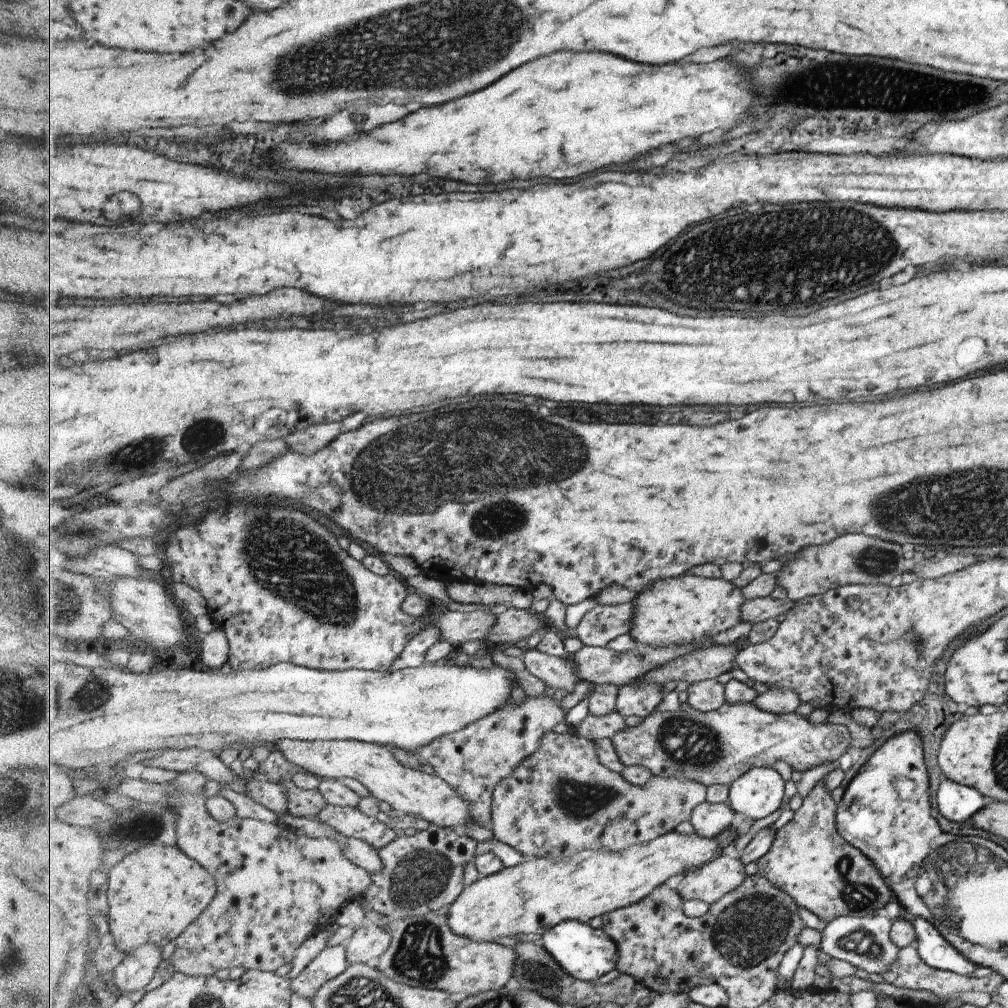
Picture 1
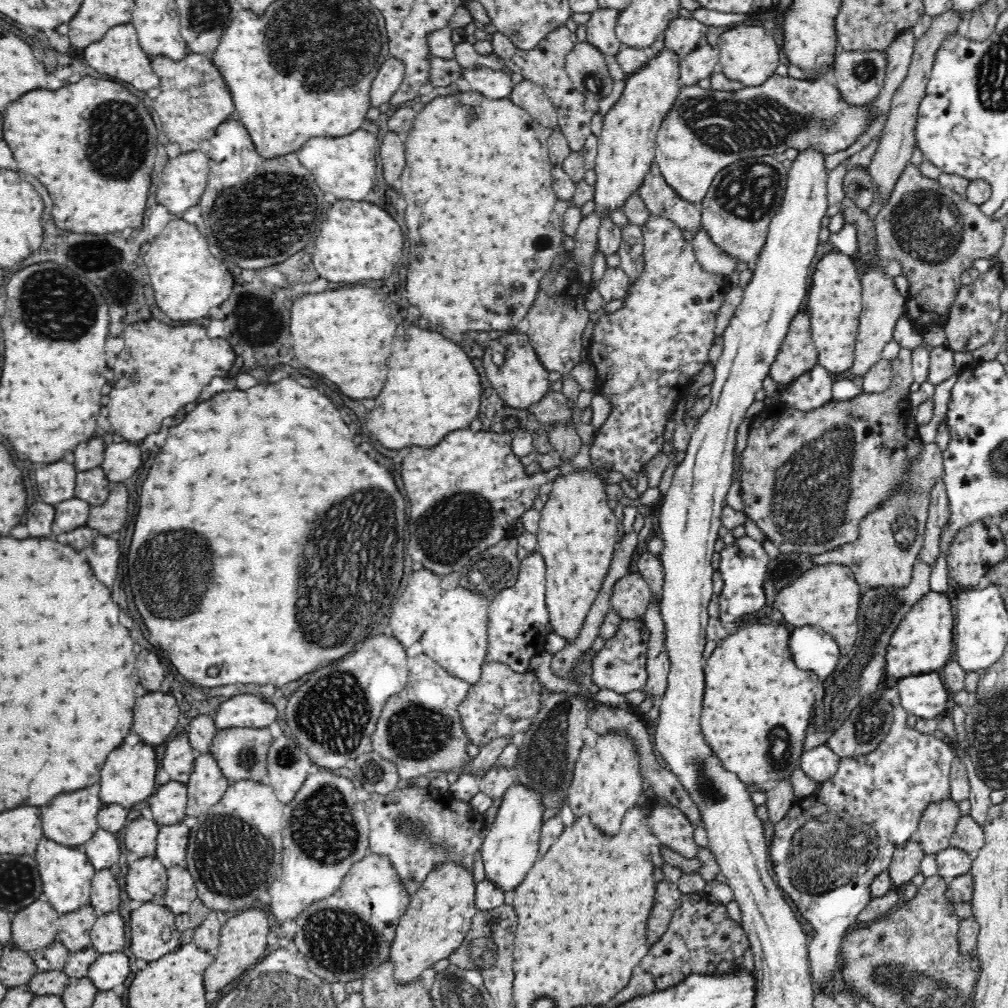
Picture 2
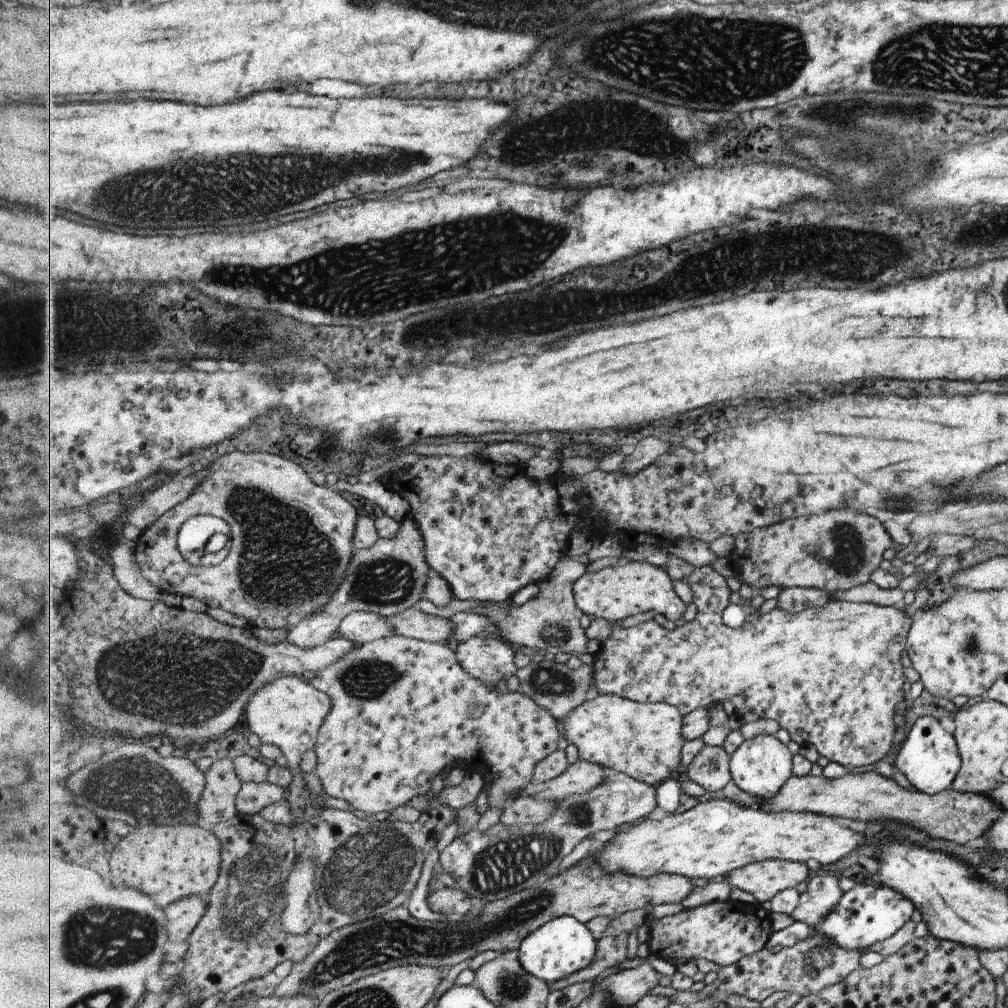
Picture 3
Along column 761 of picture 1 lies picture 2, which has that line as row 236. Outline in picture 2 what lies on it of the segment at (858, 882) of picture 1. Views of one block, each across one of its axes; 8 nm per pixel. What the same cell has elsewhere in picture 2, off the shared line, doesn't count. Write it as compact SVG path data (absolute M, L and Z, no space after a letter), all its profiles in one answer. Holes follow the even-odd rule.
M874 184L874 198L868 211L860 211L857 205L849 199L841 204L843 213L843 226L850 224L856 226L859 253L854 254L855 261L860 268L860 285L862 287L862 312L860 312L859 327L856 337L855 353L852 366L847 370L847 376L860 379L883 358L883 348L892 340L897 320L904 316L904 305L907 297L903 297L894 287L893 277L886 274L885 264L876 256L876 230L875 216L883 208L882 200L878 196L878 186Z

